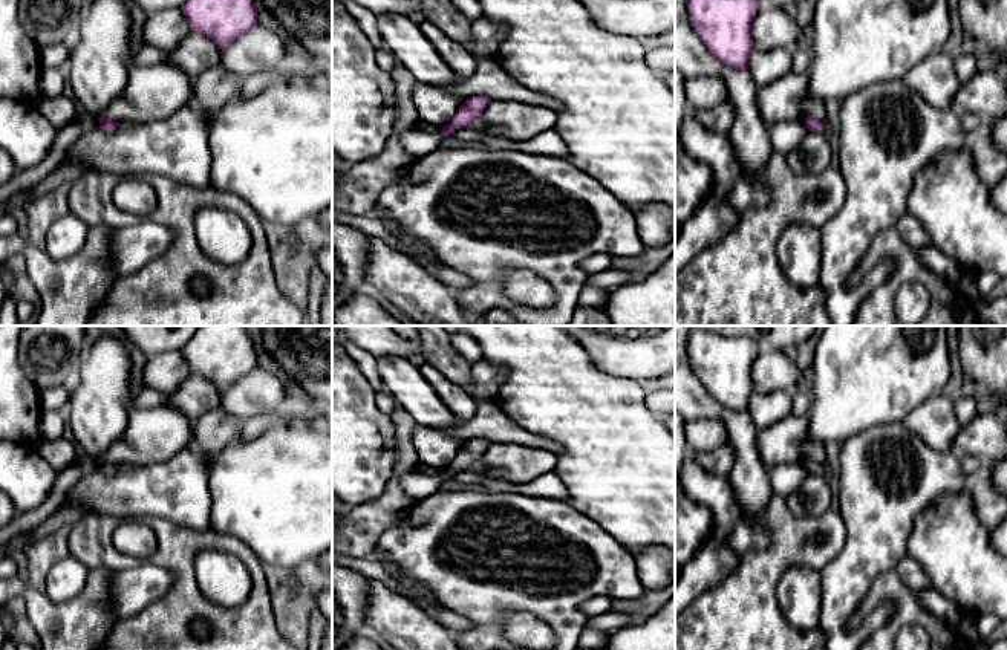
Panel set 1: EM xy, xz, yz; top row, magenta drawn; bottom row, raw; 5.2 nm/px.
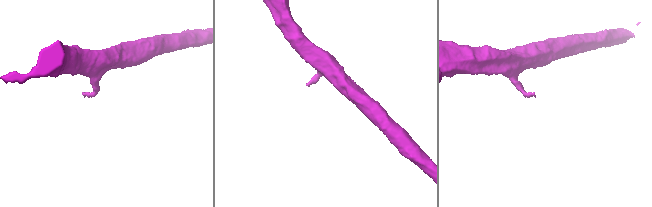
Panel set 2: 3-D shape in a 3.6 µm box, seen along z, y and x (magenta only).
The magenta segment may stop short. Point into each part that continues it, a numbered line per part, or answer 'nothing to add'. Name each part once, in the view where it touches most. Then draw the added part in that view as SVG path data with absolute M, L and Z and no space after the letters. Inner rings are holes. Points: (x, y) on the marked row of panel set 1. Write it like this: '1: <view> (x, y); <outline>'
nothing to add

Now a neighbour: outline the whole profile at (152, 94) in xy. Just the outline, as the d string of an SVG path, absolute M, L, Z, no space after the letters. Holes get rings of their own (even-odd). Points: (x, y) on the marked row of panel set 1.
M178 64L130 66L124 92L110 102L104 118L139 125L170 118L184 106L194 104L193 76Z

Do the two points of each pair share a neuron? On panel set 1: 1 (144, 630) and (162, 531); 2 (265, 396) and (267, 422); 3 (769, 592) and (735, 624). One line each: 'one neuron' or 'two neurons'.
1: one neuron
2: two neurons
3: one neuron

